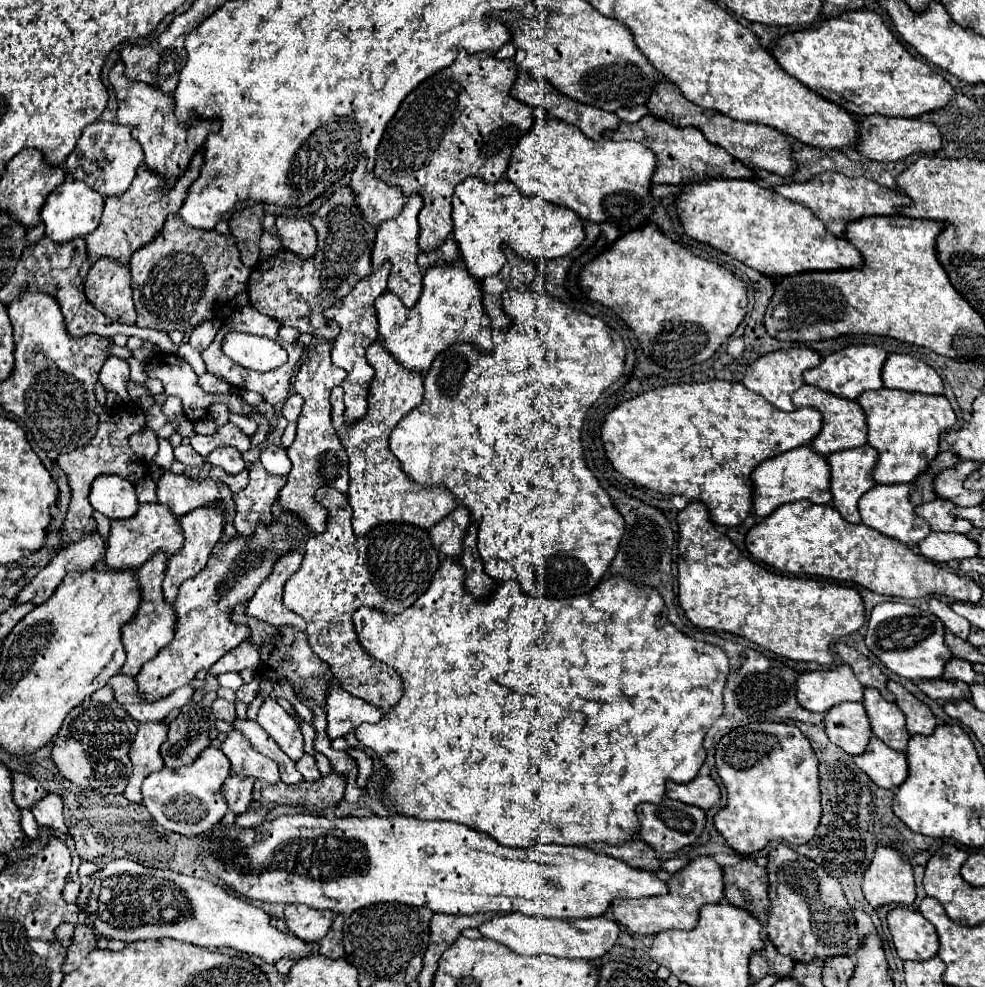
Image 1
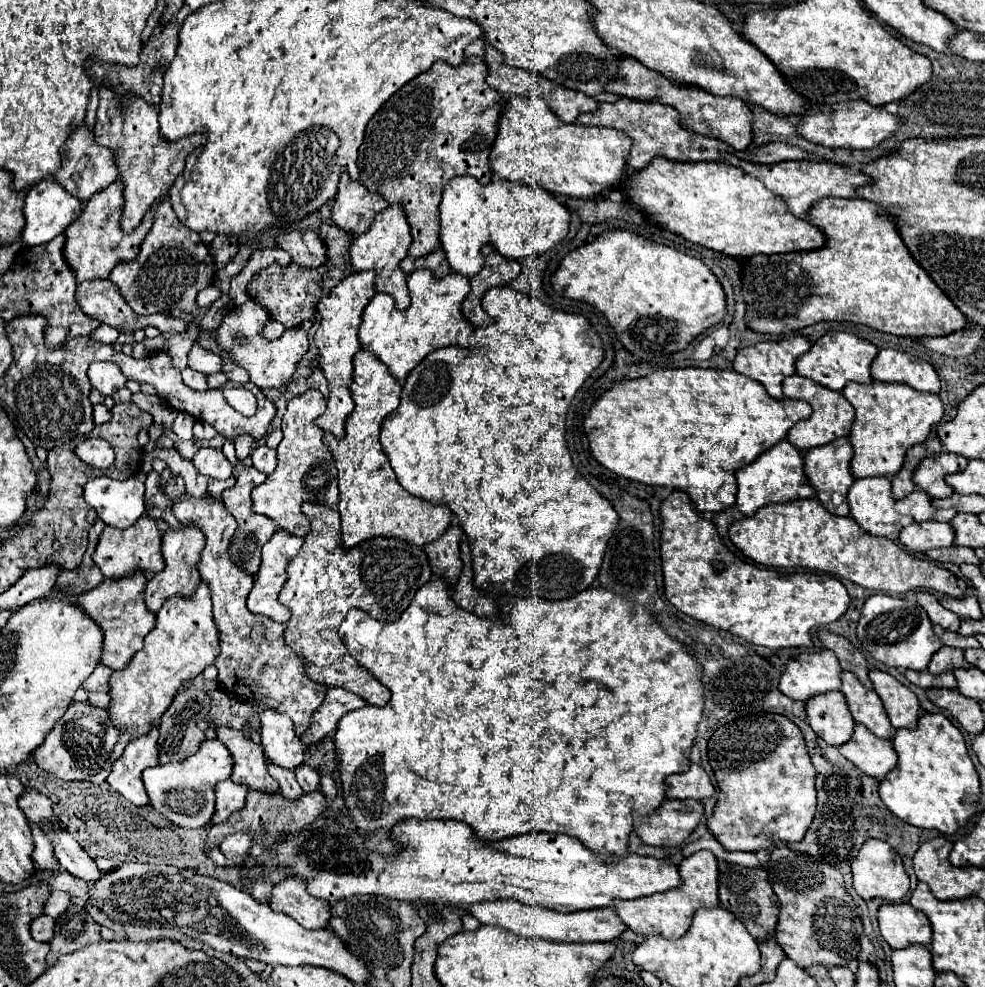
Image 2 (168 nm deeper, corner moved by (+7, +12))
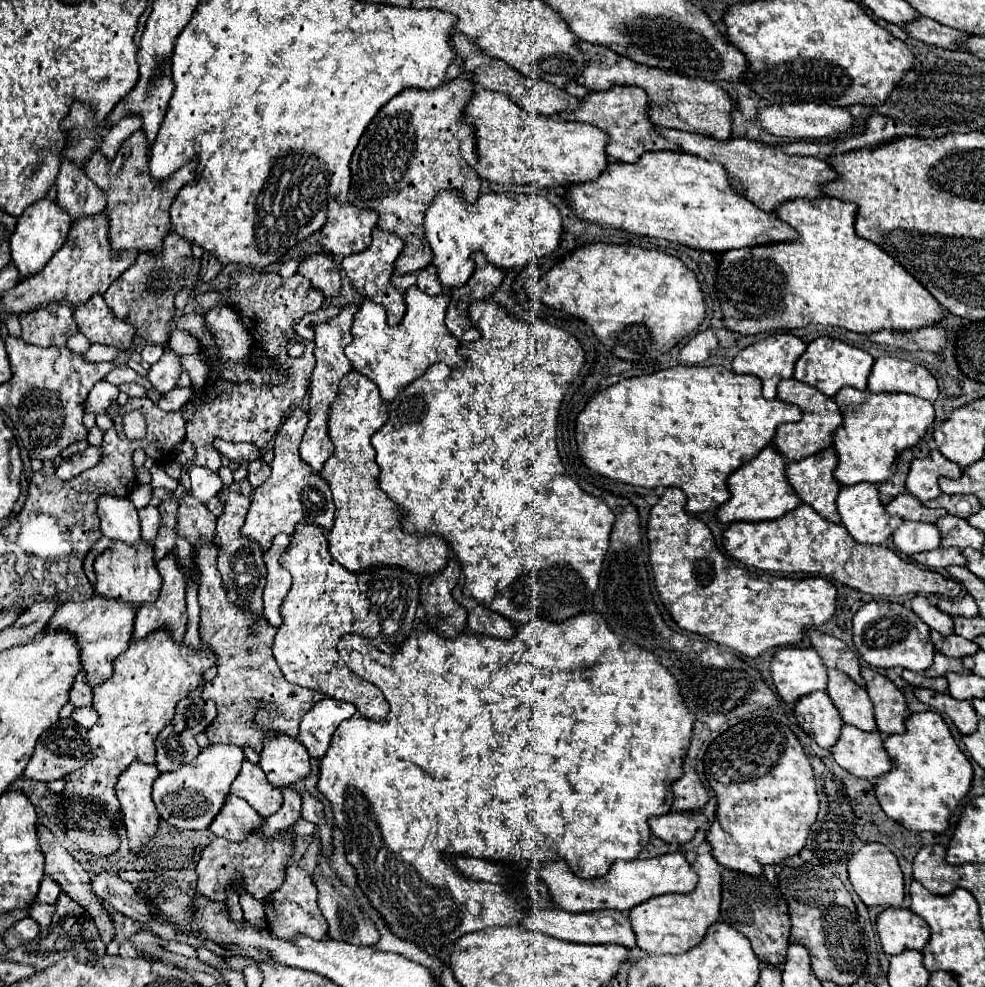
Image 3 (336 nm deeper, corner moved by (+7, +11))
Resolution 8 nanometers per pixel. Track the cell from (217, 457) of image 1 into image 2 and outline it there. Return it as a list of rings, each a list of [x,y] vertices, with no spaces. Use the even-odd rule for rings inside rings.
[[[201,447],[193,457],[193,463],[199,473],[215,479],[227,479],[233,473],[233,465],[229,463],[229,459],[223,455],[221,449],[215,447]]]

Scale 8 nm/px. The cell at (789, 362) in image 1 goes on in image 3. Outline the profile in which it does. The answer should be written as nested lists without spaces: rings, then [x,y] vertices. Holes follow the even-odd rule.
[[[777,332],[777,334],[769,334],[763,340],[739,350],[739,354],[733,358],[733,370],[737,374],[753,374],[757,378],[761,378],[763,382],[763,396],[767,400],[773,400],[777,396],[777,384],[783,378],[791,378],[793,376],[793,368],[795,362],[799,360],[799,356],[805,352],[805,344],[801,338],[789,334],[789,332]]]

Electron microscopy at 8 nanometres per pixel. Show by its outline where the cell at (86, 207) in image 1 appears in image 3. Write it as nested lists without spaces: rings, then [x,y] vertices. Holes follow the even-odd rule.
[[[43,198],[25,208],[21,218],[17,220],[17,228],[11,236],[11,262],[19,270],[19,280],[27,280],[43,270],[43,266],[53,258],[53,254],[65,244],[67,232],[71,228],[69,216],[57,208],[55,200]]]

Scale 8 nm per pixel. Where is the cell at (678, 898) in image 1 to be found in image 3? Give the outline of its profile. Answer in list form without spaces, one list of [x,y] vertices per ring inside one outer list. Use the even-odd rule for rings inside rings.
[[[701,854],[693,862],[693,870],[699,876],[699,884],[689,894],[663,894],[647,900],[629,912],[629,920],[637,938],[637,946],[651,954],[683,954],[697,946],[711,924],[719,920],[721,902],[721,874],[717,874],[717,862],[711,854]]]

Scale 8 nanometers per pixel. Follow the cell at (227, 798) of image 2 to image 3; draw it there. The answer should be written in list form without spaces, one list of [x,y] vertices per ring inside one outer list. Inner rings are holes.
[[[231,794],[225,802],[225,808],[221,808],[221,816],[213,820],[209,830],[225,840],[241,842],[249,838],[261,824],[263,818],[245,800]]]

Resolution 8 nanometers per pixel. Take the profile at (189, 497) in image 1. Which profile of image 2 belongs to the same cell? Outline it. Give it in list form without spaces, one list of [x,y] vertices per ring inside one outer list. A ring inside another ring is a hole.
[[[205,493],[199,501],[183,495],[171,505],[175,517],[183,523],[197,523],[201,531],[205,531],[205,549],[201,553],[199,573],[201,579],[205,579],[211,587],[211,599],[213,599],[213,617],[221,631],[221,653],[215,659],[215,667],[219,669],[217,683],[221,683],[229,693],[245,699],[245,701],[257,701],[259,711],[247,721],[245,731],[259,729],[259,713],[267,707],[285,713],[295,723],[297,737],[303,735],[311,725],[311,713],[323,703],[327,687],[309,679],[305,673],[305,659],[297,655],[293,647],[285,643],[285,623],[275,623],[269,617],[255,615],[247,611],[245,599],[253,585],[253,575],[249,575],[245,569],[235,565],[229,553],[229,545],[233,539],[233,533],[237,529],[237,521],[233,515],[229,515],[225,503],[221,499],[211,497]]]

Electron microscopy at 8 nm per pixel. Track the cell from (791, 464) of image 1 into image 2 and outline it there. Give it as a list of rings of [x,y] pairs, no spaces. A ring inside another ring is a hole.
[[[787,439],[779,441],[765,453],[761,453],[753,463],[745,465],[741,471],[737,471],[737,509],[743,515],[753,515],[759,507],[769,503],[783,503],[793,499],[809,499],[815,497],[815,487],[809,483],[805,469],[803,455],[797,447],[793,447]]]

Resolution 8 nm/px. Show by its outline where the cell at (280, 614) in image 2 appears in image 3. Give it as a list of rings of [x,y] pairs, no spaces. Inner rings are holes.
[[[277,534],[273,540],[273,546],[269,552],[263,554],[263,560],[267,564],[267,586],[263,592],[263,602],[265,602],[265,616],[271,626],[279,628],[283,618],[281,618],[281,604],[291,588],[291,574],[279,564],[281,554],[289,546],[289,536],[287,534]]]

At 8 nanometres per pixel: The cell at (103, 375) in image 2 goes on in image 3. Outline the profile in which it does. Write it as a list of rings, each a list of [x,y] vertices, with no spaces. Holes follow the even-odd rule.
[[[101,380],[93,386],[89,396],[83,400],[83,410],[93,414],[93,416],[105,414],[107,408],[117,400],[117,396],[119,396],[119,388],[105,382],[105,380]]]

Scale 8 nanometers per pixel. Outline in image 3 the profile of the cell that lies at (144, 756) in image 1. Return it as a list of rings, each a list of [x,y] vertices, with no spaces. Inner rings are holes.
[[[135,762],[135,764],[129,766],[129,770],[125,770],[119,776],[119,782],[117,782],[117,798],[119,798],[121,808],[123,808],[123,814],[125,814],[123,822],[125,822],[125,828],[127,828],[129,850],[135,856],[141,852],[141,848],[149,842],[149,838],[159,828],[159,814],[157,814],[157,808],[155,808],[155,804],[151,800],[151,786],[153,786],[153,782],[155,782],[157,776],[159,776],[157,766]]]

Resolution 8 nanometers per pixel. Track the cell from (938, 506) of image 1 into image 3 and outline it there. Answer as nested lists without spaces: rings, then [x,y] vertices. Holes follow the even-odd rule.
[[[903,492],[899,496],[895,496],[887,506],[885,506],[889,516],[901,516],[903,520],[919,520],[919,522],[935,522],[937,518],[945,516],[945,510],[931,510],[925,508],[917,498],[913,498],[911,494]]]

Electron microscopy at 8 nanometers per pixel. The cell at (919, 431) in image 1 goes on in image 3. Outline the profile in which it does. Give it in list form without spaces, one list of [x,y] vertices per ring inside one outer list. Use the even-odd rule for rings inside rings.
[[[841,388],[833,400],[843,416],[843,424],[833,432],[833,450],[839,460],[833,476],[841,486],[889,480],[901,450],[913,448],[935,418],[933,404],[909,394],[871,394],[869,390]]]

